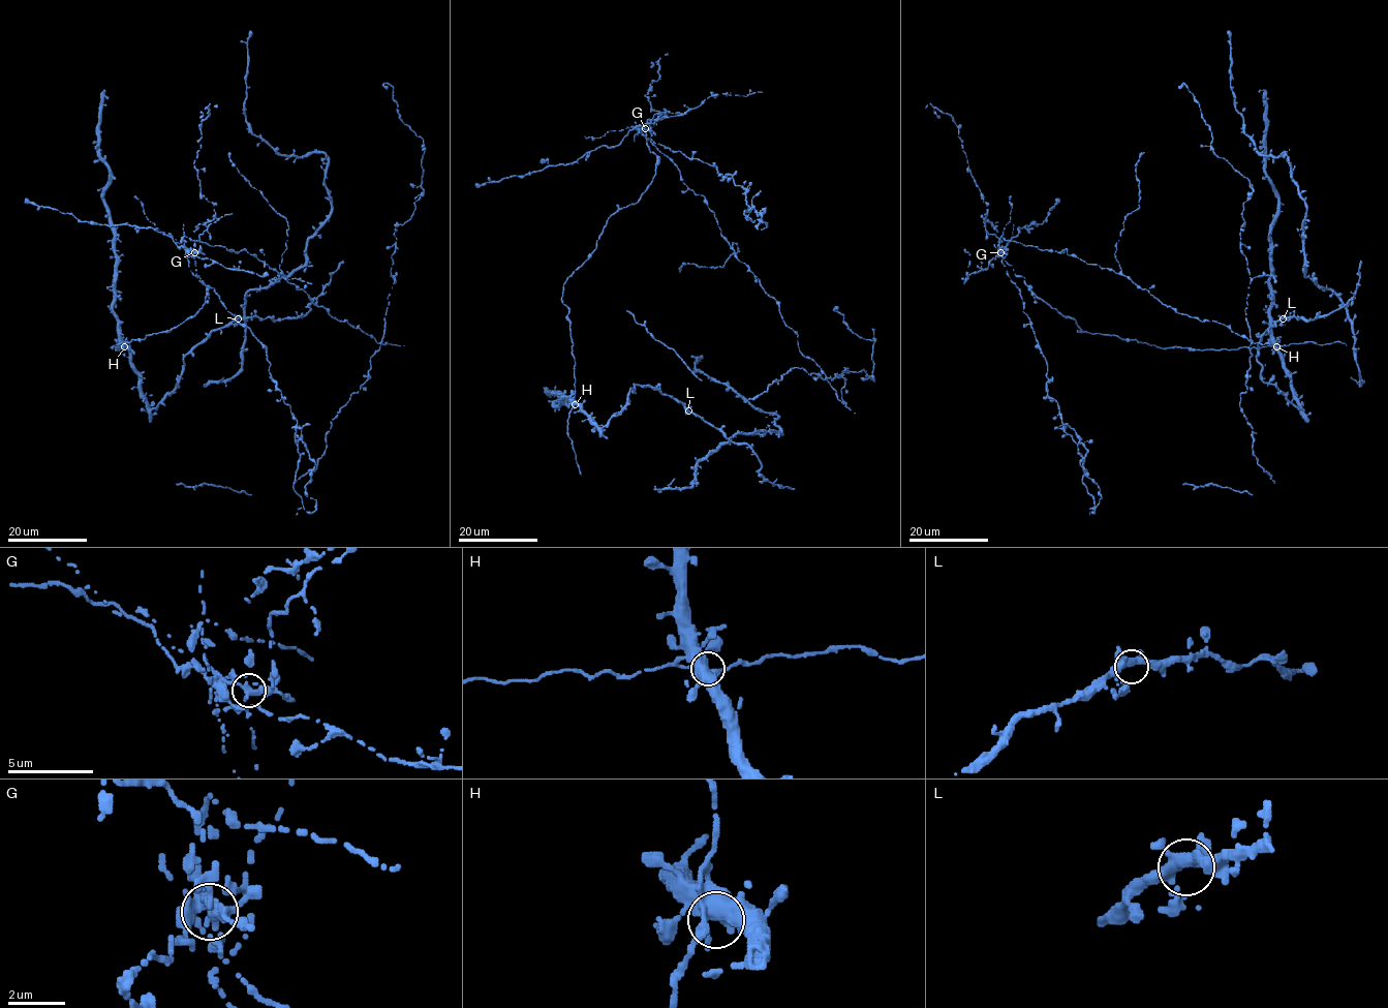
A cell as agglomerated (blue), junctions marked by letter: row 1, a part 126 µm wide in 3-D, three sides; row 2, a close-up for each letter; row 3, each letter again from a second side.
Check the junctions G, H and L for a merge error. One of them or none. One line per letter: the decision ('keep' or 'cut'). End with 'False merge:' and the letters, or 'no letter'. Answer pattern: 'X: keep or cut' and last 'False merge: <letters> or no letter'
G: cut
H: keep
L: keep
False merge: G

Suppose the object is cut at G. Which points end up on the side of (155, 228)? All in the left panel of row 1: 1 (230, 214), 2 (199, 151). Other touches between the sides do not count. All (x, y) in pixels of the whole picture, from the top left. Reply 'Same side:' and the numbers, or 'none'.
Same side: 1

